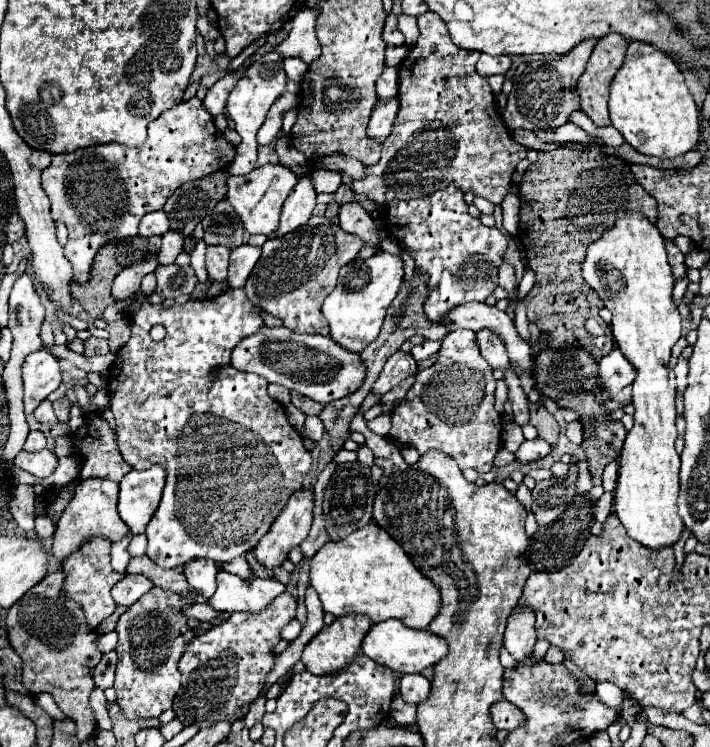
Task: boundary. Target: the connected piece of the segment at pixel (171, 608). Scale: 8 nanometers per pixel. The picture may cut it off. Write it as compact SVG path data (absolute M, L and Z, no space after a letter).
M153 587L137 603L133 603L117 621L117 655L119 663L115 669L115 691L117 705L125 719L149 719L159 717L173 705L173 697L181 687L181 673L177 661L185 649L185 643L193 639L193 631L187 627L187 617L179 611L185 607L177 593Z

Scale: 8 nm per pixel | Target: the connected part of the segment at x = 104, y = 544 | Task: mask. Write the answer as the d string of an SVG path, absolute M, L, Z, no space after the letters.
M95 537L89 539L77 553L69 555L63 563L63 573L65 573L65 583L61 589L63 597L81 605L87 619L87 627L91 627L91 631L95 631L99 623L113 613L111 589L123 577L111 569L109 551L111 551L111 543L107 539Z

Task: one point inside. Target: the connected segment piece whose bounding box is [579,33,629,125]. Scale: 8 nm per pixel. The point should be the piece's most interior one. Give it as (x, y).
(607, 56)

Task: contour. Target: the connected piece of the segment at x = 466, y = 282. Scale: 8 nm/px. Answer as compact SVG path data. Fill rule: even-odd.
M455 185L423 199L387 203L383 225L399 247L413 257L417 271L427 277L429 295L423 311L429 321L441 321L447 311L459 305L485 301L495 291L507 239L497 227L485 227L467 213L463 191Z

